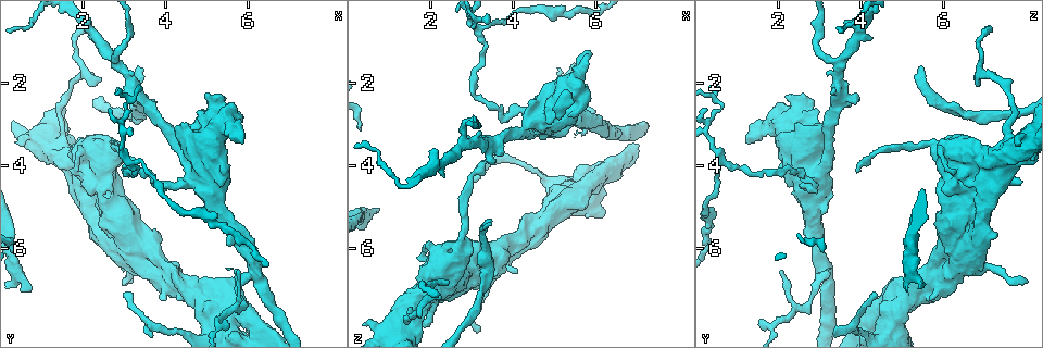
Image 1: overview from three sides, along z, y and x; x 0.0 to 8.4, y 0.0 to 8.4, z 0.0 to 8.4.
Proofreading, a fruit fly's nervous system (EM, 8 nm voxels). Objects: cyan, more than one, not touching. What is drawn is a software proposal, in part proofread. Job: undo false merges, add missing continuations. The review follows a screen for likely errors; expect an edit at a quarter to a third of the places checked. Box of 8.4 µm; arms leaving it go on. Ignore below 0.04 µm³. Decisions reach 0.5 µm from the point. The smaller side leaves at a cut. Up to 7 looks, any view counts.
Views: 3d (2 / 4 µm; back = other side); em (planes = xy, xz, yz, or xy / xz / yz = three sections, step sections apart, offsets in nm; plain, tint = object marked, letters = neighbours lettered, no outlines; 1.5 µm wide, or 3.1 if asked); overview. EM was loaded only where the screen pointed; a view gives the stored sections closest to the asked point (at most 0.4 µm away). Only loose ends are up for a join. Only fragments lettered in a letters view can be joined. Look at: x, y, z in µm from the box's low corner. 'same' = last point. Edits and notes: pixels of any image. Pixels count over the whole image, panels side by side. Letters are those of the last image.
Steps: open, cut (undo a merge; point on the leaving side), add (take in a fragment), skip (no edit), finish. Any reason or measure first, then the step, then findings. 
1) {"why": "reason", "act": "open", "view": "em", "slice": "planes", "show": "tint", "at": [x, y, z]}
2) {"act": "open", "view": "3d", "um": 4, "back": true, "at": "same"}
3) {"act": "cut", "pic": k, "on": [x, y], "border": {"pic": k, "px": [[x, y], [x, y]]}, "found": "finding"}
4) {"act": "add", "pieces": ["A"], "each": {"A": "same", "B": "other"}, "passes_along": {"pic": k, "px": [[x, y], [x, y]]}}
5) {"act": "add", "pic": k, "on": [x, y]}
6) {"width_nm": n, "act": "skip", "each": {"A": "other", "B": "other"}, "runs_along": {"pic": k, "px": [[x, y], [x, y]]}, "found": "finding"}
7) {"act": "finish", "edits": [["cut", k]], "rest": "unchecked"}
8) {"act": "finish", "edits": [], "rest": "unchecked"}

{"why": "an open end", "act": "open", "view": "em", "slice": "xy", "step": 8, "show": "tint", "at": [0.70, 7.00, 5.10]}

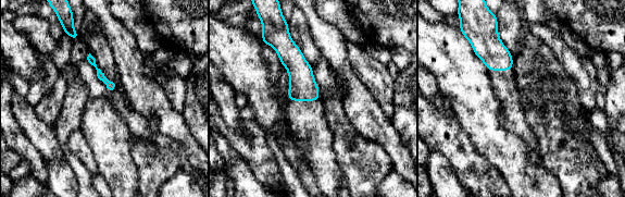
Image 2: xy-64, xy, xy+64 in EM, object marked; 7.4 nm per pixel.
{"act": "open", "view": "em", "slice": "planes", "show": "letters", "at": "same"}

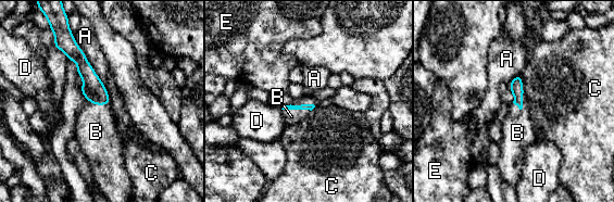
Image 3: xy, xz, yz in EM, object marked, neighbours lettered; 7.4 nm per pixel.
{"act": "add", "pieces": ["B"], "each": {"A": "other", "B": "same", "C": "other", "D": "other", "E": "other"}, "passes_along": {"pic": 3, "px": [[303, 106], [296, 109], [291, 116]]}, "found": "the neuron continues"}

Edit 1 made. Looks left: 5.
{"why": "thin end", "act": "open", "view": "em", "slice": "planes", "show": "letters", "at": [3.50, 1.60, 5.40]}

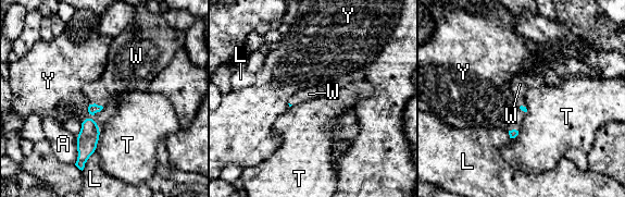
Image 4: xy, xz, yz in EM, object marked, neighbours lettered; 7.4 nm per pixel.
{"act": "add", "pieces": ["W"], "each": {"A": "other", "L": "other", "T": "other", "W": "same", "Y": "other"}, "passes_along": {"pic": 4, "px": [[92, 109], [95, 103], [117, 78]]}, "found": "it goes on there"}

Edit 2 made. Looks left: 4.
{"act": "finish", "edits": [["add", 3], ["add", 4]], "rest": "unchecked"}

